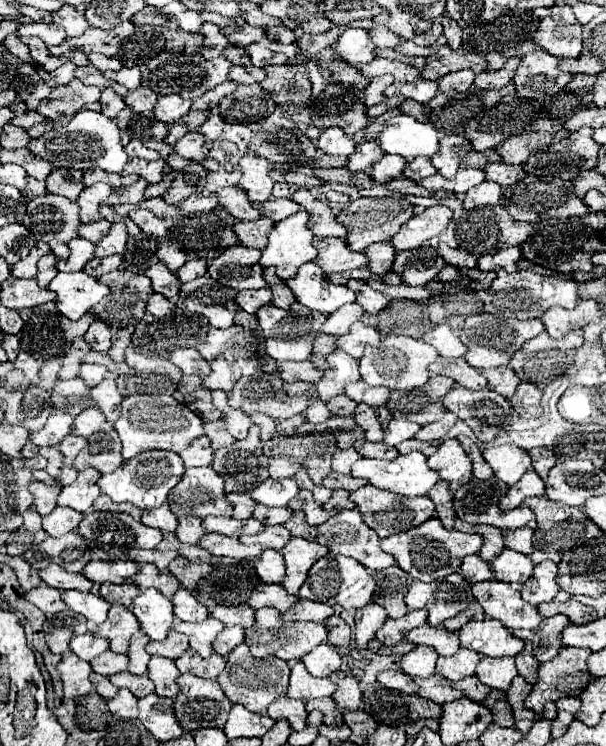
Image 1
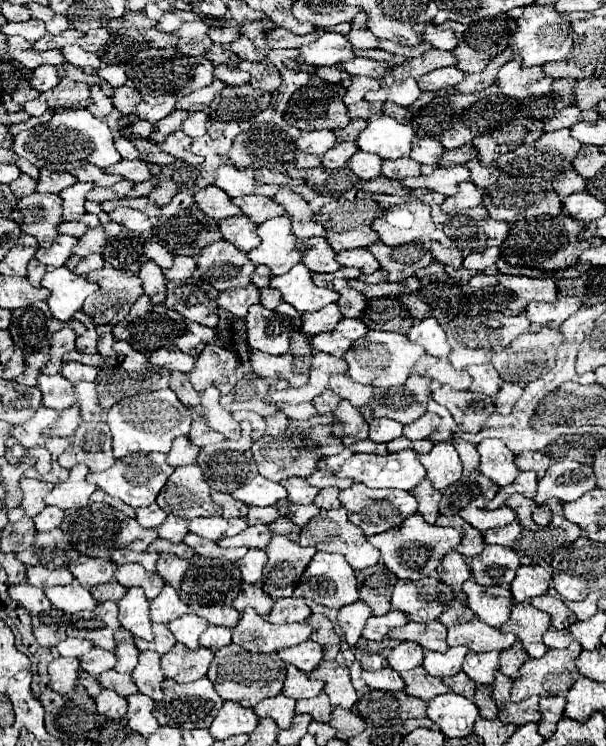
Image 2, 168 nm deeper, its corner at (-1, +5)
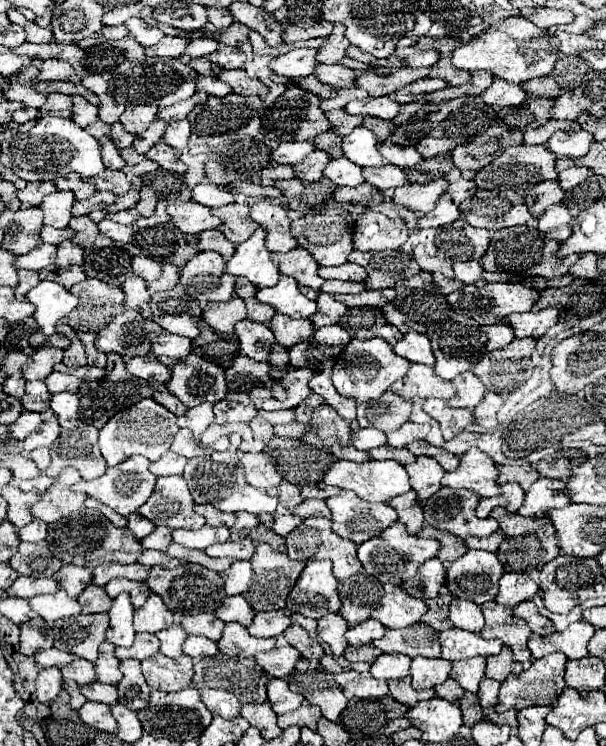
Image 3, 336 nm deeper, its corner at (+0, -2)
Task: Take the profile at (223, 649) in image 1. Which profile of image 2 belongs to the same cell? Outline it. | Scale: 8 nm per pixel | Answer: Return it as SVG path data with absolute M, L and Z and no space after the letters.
M209 626L201 636L199 636L199 646L209 648L209 650L219 650L223 646L231 644L231 628L223 626Z

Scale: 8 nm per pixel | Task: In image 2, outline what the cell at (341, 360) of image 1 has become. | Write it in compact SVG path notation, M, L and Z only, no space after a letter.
M323 352L313 354L311 366L309 366L309 382L301 388L287 388L287 390L277 390L269 396L273 404L285 402L285 404L301 404L301 402L311 402L315 396L319 396L327 388L327 378L331 374L345 374L347 364L343 358L329 356Z

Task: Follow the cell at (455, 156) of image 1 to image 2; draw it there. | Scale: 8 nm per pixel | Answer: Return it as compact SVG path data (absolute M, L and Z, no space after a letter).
M415 138L411 144L411 154L409 158L413 158L419 164L427 164L427 166L435 166L439 162L443 154L443 144L437 138Z

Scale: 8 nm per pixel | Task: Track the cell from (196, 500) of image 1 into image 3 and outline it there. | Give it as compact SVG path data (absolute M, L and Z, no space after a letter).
M168 475L158 477L154 493L138 513L154 525L166 525L170 529L200 529L206 525L206 519L194 511L194 505L186 479L180 475Z

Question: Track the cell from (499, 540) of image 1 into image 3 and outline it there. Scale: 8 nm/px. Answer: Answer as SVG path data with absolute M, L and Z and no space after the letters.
M424 527L418 535L422 537L434 537L438 541L442 541L442 549L438 551L438 559L442 563L452 563L458 557L462 557L468 549L464 545L464 539L456 539L452 533L442 533L442 529L434 529L434 527Z

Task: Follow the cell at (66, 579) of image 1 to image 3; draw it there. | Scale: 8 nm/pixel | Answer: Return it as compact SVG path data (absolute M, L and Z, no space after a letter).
M18 577L14 585L8 589L10 595L18 595L24 599L32 599L34 595L42 593L54 593L58 591L60 585L54 579L32 579L32 577Z

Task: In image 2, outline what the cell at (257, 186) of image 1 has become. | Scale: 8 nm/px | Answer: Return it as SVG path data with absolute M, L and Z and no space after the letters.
M225 164L215 170L213 186L221 188L231 198L237 198L243 194L253 194L257 182L253 178L253 170L237 170L231 164Z

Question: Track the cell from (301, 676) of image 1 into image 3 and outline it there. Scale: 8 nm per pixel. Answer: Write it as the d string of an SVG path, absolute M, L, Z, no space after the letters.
M270 679L270 685L268 685L268 701L272 703L272 709L278 715L290 713L290 711L298 709L304 703L302 695L290 691L288 681L284 681L284 679Z

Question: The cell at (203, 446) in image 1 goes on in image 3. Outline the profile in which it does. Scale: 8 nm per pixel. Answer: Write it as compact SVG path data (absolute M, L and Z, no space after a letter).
M168 451L168 453L164 453L158 461L154 461L154 463L150 465L150 471L152 471L156 477L162 477L162 475L182 475L186 461L188 461L186 457L174 453L174 451Z

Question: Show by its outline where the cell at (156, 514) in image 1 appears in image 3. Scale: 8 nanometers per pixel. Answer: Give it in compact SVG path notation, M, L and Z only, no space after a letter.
M134 513L134 515L130 515L128 517L128 529L134 533L134 537L146 537L148 533L152 533L152 529L154 529L156 525L150 521L150 519L146 519L146 517L142 517L140 513Z

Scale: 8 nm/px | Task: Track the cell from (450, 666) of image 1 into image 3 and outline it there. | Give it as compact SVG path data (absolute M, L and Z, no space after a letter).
M414 657L410 677L414 689L428 689L444 683L450 677L452 663L446 659L426 659L426 657Z

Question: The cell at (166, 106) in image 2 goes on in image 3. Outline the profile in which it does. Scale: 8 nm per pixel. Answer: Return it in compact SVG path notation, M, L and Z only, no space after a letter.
M130 105L122 115L120 115L120 123L124 125L126 131L138 135L144 133L154 119L158 119L158 107L154 105Z

